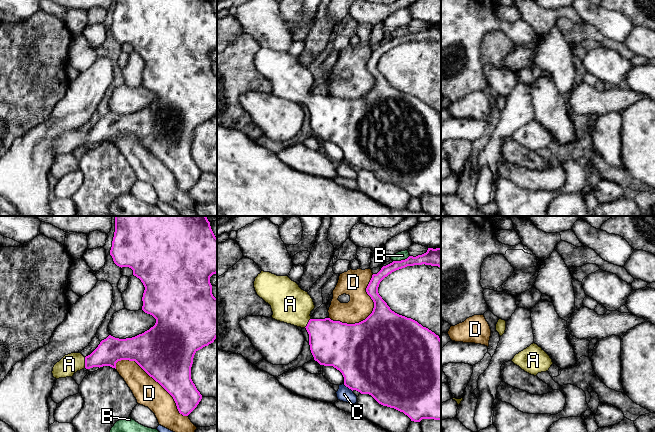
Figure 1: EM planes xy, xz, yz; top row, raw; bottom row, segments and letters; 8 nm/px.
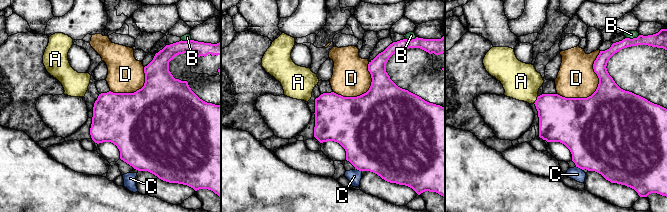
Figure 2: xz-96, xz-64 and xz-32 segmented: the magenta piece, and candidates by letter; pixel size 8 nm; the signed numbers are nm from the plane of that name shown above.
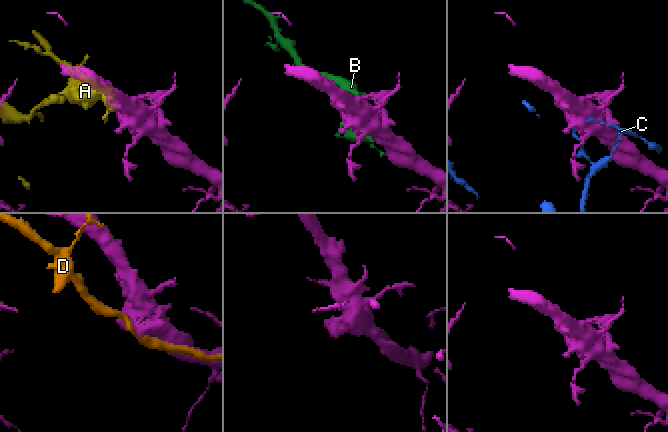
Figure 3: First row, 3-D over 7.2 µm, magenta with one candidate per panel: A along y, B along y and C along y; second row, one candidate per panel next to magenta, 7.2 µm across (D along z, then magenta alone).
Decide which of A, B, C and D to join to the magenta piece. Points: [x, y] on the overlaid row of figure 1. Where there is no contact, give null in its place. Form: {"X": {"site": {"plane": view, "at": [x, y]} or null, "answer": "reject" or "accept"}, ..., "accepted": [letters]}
{"A": {"site": {"plane": "xy", "at": [85, 362]}, "answer": "accept"}, "B": {"site": {"plane": "xz", "at": [401, 260]}, "answer": "reject"}, "C": {"site": {"plane": "xz", "at": [348, 387]}, "answer": "reject"}, "D": {"site": {"plane": "xy", "at": [155, 380]}, "answer": "reject"}, "accepted": ["A"]}

